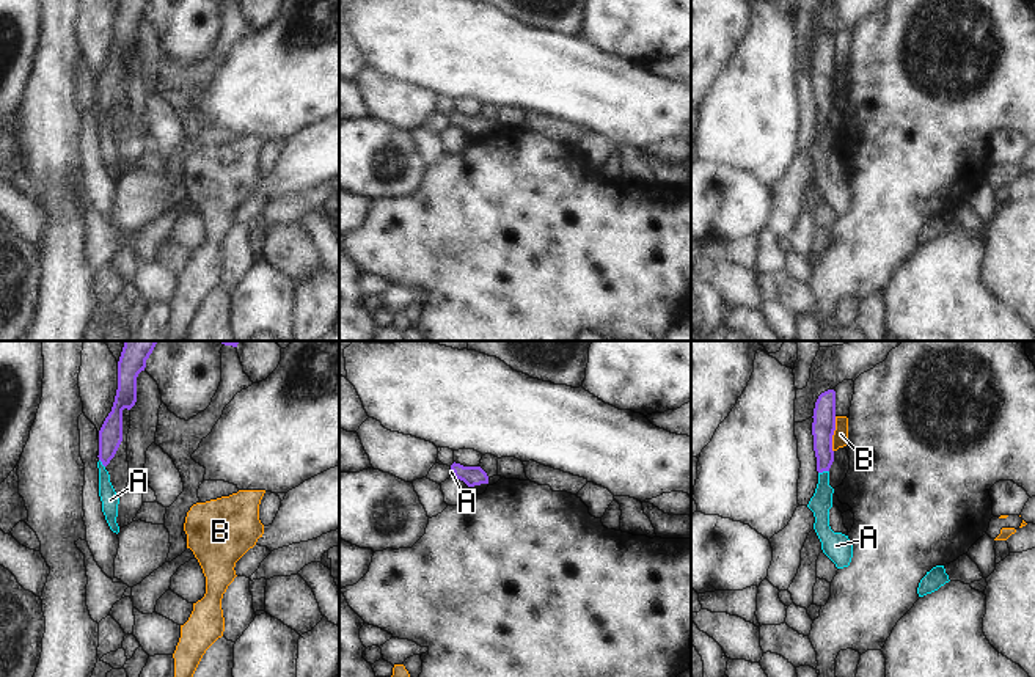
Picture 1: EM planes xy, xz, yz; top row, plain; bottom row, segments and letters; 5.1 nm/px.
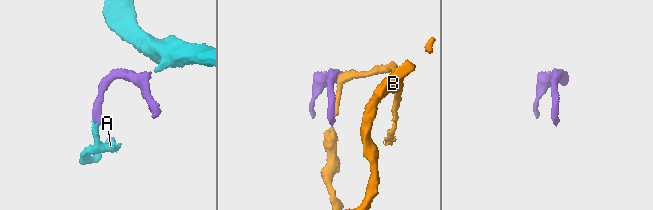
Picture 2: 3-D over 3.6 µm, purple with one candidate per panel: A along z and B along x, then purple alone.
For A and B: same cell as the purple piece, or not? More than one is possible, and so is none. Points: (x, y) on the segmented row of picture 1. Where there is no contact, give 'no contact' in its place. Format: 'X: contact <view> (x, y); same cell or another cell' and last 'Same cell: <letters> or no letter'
A: contact yz (823, 470); same cell
B: contact yz (833, 434); another cell
Same cell: A

